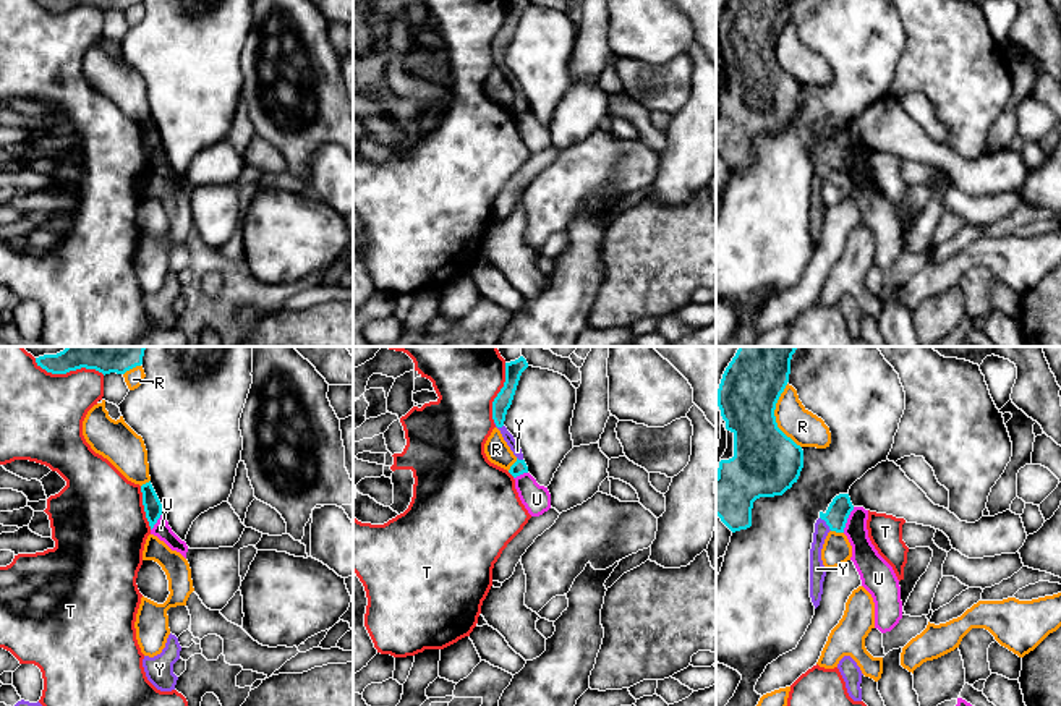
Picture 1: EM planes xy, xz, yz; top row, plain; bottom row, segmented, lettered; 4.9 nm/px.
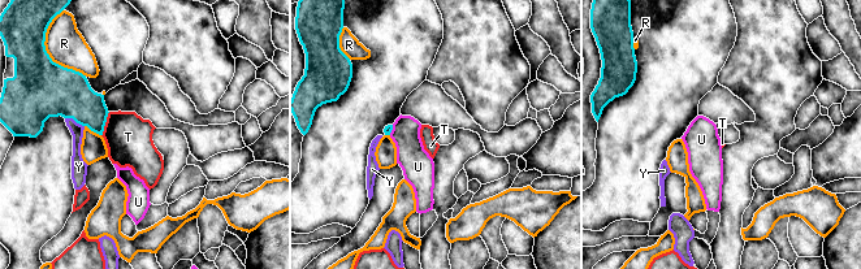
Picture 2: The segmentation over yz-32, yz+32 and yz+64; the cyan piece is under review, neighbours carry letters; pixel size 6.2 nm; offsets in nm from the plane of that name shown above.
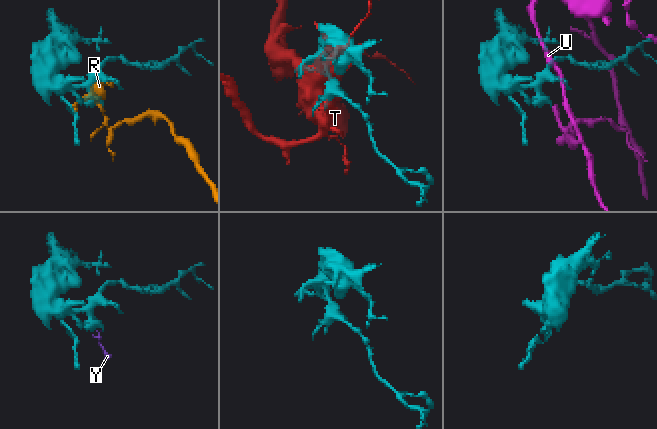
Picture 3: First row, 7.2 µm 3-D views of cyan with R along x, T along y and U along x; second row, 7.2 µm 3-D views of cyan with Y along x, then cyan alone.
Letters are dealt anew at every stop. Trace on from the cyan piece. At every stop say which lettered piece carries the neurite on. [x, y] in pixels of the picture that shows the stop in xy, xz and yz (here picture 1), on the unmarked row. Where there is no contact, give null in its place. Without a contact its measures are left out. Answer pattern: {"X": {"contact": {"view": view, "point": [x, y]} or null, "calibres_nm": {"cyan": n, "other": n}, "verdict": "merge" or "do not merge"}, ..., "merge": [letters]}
{"R": {"contact": {"view": "yz", "point": [775, 54]}, "calibres_nm": {"cyan": 320, "other": 170}, "verdict": "do not merge"}, "T": {"contact": {"view": "xz", "point": [499, 29]}, "calibres_nm": {"cyan": 90, "other": 320}, "verdict": "do not merge"}, "U": {"contact": {"view": "yz", "point": [846, 157]}, "calibres_nm": {"cyan": 120, "other": 140}, "verdict": "do not merge"}, "Y": {"contact": {"view": "yz", "point": [826, 161]}, "calibres_nm": {"cyan": 120, "other": 80}, "verdict": "merge"}, "merge": ["Y"]}

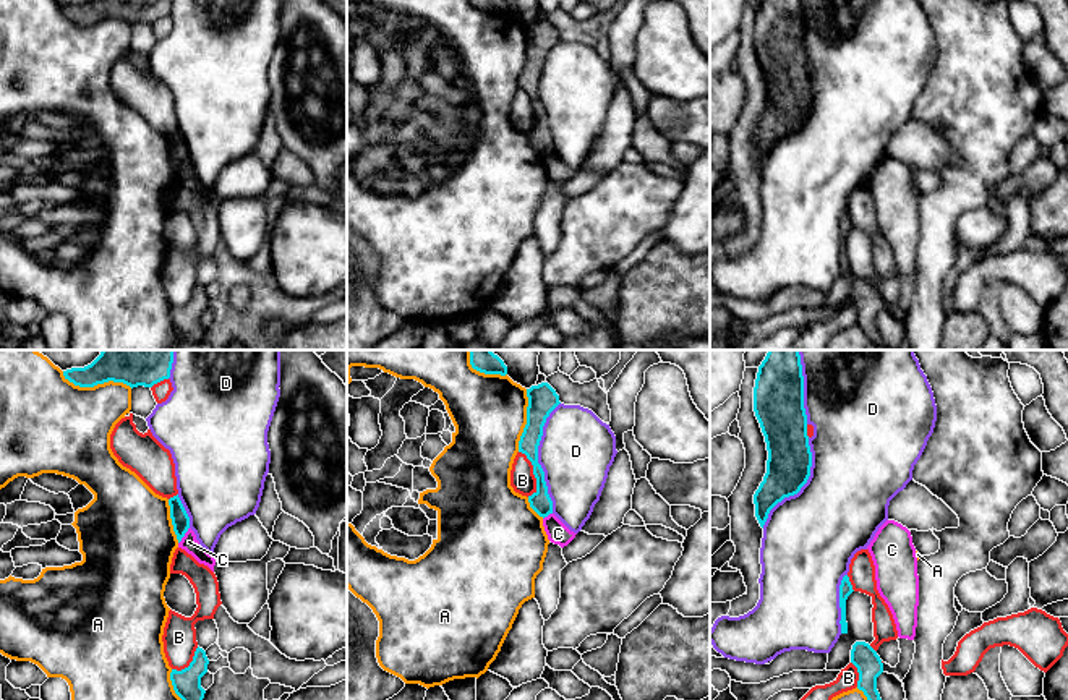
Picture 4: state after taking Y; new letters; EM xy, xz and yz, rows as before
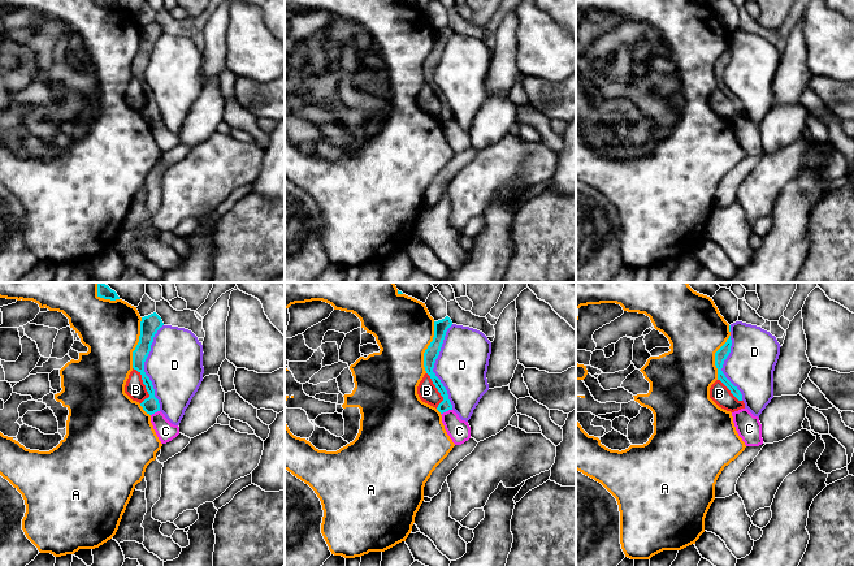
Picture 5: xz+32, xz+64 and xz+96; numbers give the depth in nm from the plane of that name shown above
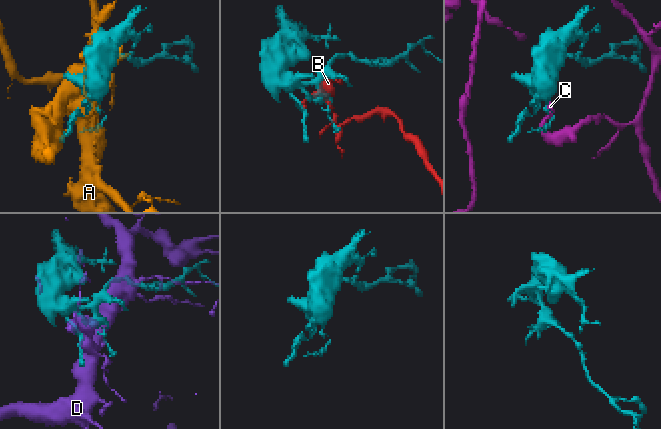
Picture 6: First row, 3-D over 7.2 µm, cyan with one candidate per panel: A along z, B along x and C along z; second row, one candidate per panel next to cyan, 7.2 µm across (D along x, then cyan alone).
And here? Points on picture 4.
{"A": {"contact": {"view": "xy", "point": [96, 21]}, "calibres_nm": {"cyan": 120, "other": 420}, "verdict": "do not merge"}, "B": {"contact": {"view": "xz", "point": [534, 110]}, "calibres_nm": {"cyan": 110, "other": 120}, "verdict": "do not merge"}, "C": {"contact": {"view": "xy", "point": [183, 172]}, "calibres_nm": {"cyan": 90, "other": 80}, "verdict": "do not merge"}, "D": {"contact": {"view": "xz", "point": [537, 94]}, "calibres_nm": {"cyan": 120, "other": 360}, "verdict": "do not merge"}, "merge": []}

